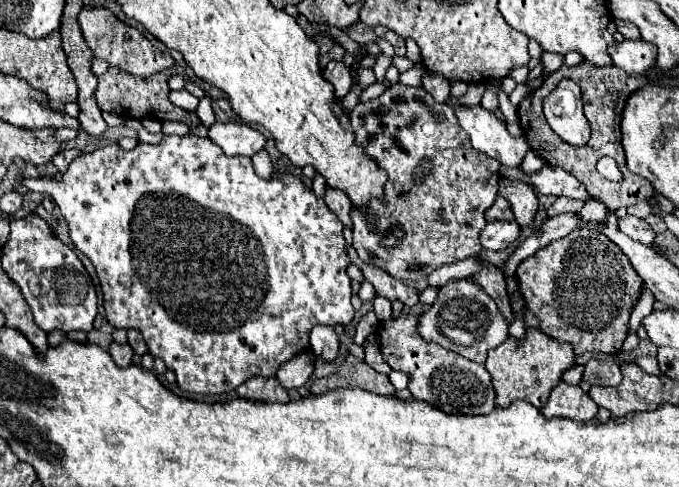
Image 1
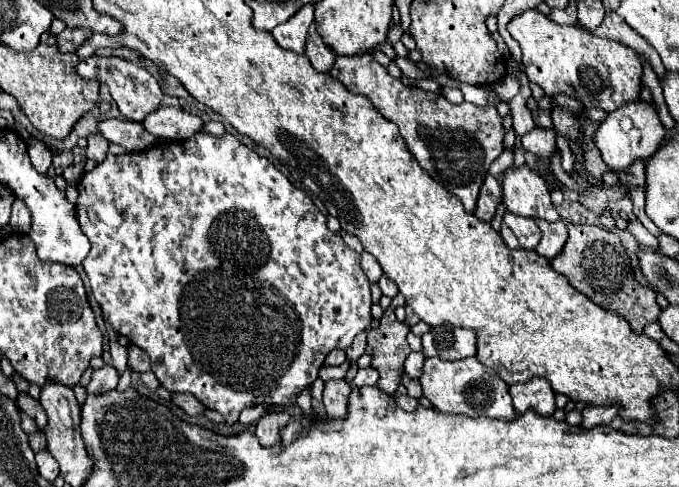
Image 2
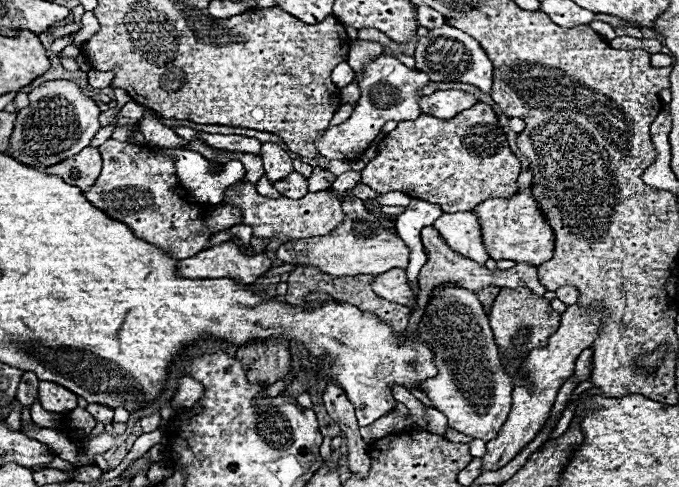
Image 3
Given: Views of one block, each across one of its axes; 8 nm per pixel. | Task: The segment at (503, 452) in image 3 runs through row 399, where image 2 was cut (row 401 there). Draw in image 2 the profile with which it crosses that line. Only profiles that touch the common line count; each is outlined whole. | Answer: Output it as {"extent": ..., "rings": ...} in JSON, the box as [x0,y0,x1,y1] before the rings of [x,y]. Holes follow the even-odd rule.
{"extent":[510,378,556,416],"rings":[[[532,378],[524,384],[510,386],[510,396],[516,412],[520,414],[526,412],[526,408],[534,408],[542,416],[552,416],[556,412],[554,390],[544,378]]]}

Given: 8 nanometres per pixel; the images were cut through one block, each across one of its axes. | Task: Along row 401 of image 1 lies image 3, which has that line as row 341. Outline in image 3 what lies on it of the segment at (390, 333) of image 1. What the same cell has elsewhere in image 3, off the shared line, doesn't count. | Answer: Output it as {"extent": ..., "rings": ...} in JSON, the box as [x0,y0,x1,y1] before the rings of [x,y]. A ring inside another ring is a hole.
{"extent":[418,286,512,442],"rings":[[[436,286],[426,304],[422,322],[418,324],[418,340],[430,346],[430,350],[434,352],[434,362],[438,366],[438,374],[420,382],[420,390],[432,400],[434,408],[448,418],[448,426],[456,432],[480,438],[484,442],[496,438],[512,408],[512,376],[504,372],[498,346],[488,326],[488,314],[484,312],[482,302],[476,298],[476,294],[466,288]]]}

